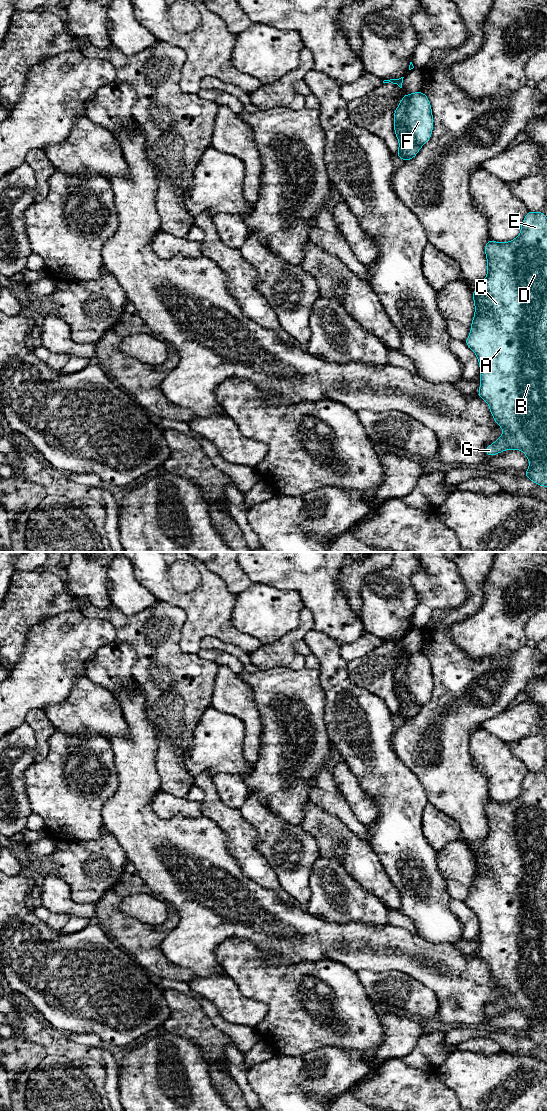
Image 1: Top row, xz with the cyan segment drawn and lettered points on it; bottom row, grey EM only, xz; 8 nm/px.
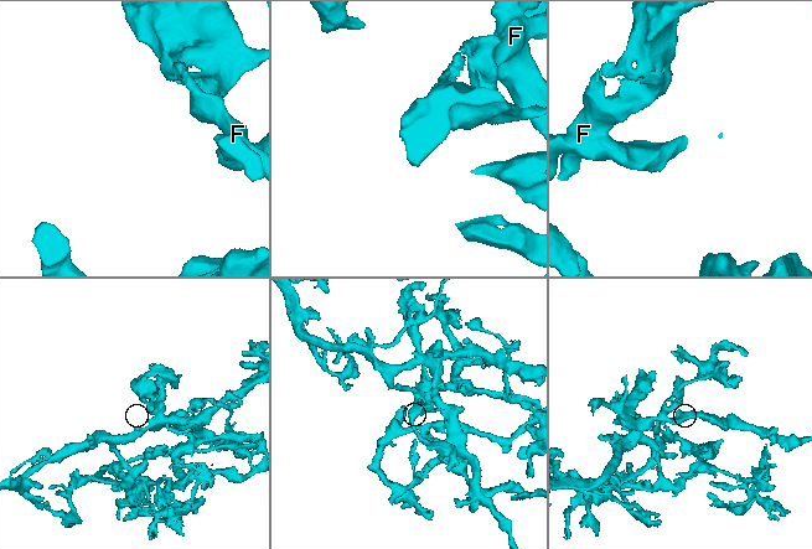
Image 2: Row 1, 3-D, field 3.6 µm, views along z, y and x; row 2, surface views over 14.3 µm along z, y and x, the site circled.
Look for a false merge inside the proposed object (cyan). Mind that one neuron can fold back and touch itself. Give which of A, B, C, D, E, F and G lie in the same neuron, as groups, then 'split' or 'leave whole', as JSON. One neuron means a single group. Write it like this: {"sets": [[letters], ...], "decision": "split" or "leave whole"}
{"sets": [["A", "B", "C", "D", "E", "G"], ["F"]], "decision": "split"}

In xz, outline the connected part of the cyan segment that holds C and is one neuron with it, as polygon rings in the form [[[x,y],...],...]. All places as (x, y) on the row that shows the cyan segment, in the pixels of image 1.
[[[531,212],[525,216],[521,224],[521,234],[512,241],[498,243],[488,240],[485,246],[488,272],[480,286],[472,292],[475,303],[475,315],[471,332],[466,339],[466,345],[477,355],[480,364],[480,390],[478,396],[489,404],[494,420],[505,432],[485,449],[488,456],[501,453],[507,449],[522,450],[529,458],[530,467],[524,471],[527,478],[537,485],[547,487],[547,218],[543,212]]]

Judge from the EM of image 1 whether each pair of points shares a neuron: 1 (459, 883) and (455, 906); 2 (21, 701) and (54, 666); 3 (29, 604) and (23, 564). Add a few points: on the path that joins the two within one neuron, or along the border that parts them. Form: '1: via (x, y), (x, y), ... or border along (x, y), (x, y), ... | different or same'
1: border along (451, 897), (464, 901) | different
2: via (28, 692), (45, 675) | same
3: border along (16, 570), (34, 571) | different

